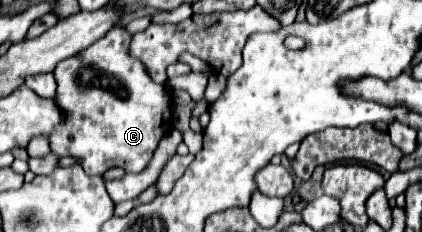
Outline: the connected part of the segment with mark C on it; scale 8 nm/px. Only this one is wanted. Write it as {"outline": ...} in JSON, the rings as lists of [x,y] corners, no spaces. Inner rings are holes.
{"outline":[[[115,26],[77,56],[61,60],[53,72],[57,80],[55,100],[65,110],[67,120],[51,132],[51,152],[79,158],[91,176],[101,176],[113,166],[121,166],[125,172],[143,172],[173,124],[169,88],[149,80],[145,64],[129,56],[131,38],[133,34],[125,26]],[[83,68],[93,68],[95,74],[89,78]]]}

